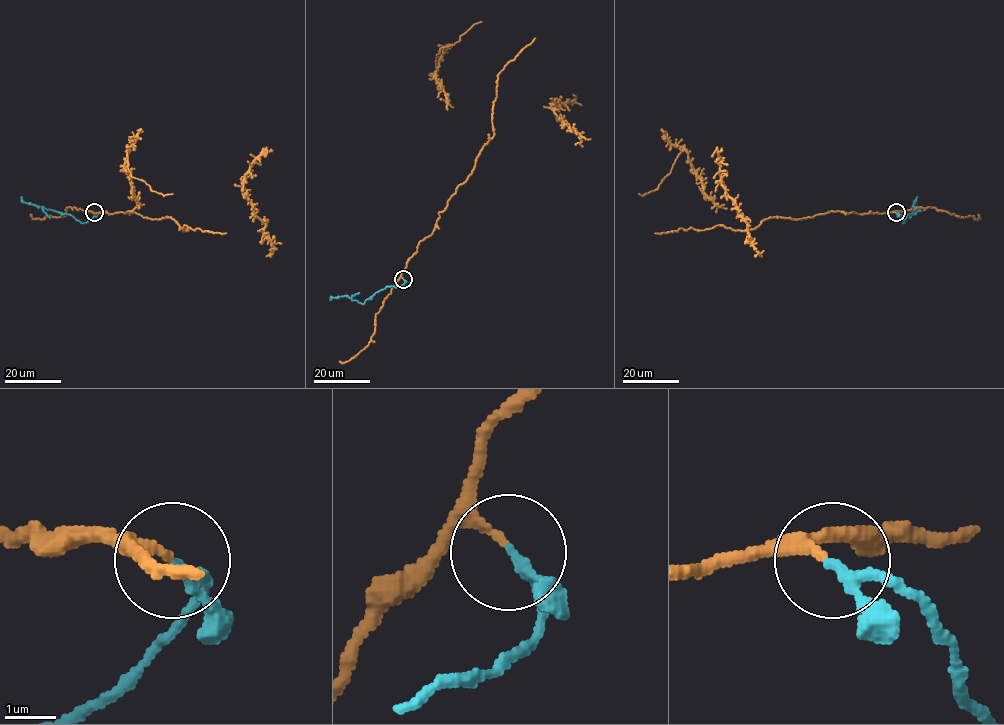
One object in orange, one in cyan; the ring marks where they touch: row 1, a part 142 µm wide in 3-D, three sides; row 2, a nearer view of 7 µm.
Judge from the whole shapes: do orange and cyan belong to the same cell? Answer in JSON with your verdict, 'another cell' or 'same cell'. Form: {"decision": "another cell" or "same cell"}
{"decision": "same cell"}

